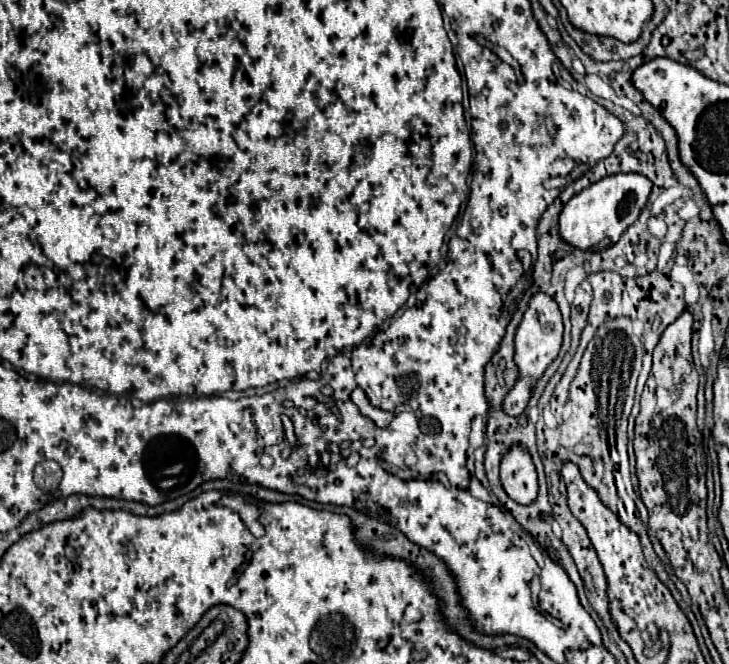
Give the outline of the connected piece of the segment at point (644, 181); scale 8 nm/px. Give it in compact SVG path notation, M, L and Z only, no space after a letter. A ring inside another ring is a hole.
M614 174L606 176L600 182L592 184L590 188L582 190L574 198L570 198L560 214L560 236L580 248L580 250L592 250L596 244L608 236L612 242L618 242L618 238L626 232L630 224L634 224L642 212L642 208L648 202L652 190L652 182L644 174Z

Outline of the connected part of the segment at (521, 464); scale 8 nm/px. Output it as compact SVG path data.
M512 446L500 464L500 478L506 494L518 504L532 504L538 496L538 478L530 454L520 446Z

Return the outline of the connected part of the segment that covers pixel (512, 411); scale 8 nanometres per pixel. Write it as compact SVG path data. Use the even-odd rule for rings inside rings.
M544 292L536 294L530 300L530 306L522 318L522 324L516 330L516 354L514 360L520 368L520 380L516 382L516 386L509 391L506 398L504 398L504 412L508 416L520 416L527 407L528 402L532 396L532 386L534 382L542 376L542 372L546 370L546 366L558 356L560 352L560 344L562 344L562 316L560 310L556 306L556 302L546 296Z

